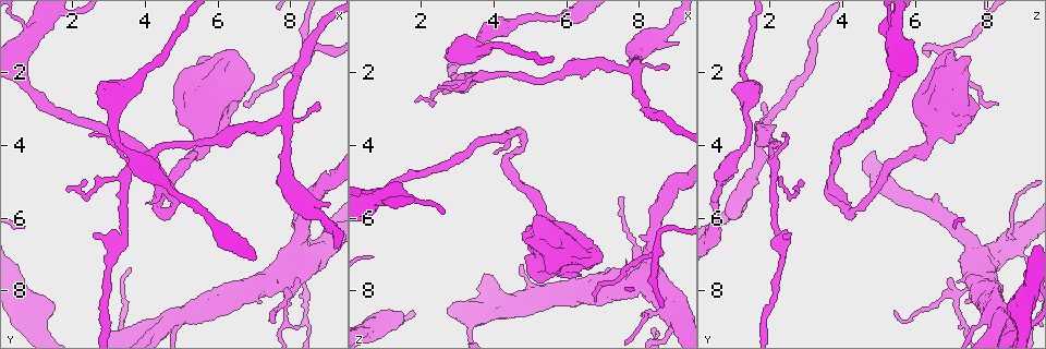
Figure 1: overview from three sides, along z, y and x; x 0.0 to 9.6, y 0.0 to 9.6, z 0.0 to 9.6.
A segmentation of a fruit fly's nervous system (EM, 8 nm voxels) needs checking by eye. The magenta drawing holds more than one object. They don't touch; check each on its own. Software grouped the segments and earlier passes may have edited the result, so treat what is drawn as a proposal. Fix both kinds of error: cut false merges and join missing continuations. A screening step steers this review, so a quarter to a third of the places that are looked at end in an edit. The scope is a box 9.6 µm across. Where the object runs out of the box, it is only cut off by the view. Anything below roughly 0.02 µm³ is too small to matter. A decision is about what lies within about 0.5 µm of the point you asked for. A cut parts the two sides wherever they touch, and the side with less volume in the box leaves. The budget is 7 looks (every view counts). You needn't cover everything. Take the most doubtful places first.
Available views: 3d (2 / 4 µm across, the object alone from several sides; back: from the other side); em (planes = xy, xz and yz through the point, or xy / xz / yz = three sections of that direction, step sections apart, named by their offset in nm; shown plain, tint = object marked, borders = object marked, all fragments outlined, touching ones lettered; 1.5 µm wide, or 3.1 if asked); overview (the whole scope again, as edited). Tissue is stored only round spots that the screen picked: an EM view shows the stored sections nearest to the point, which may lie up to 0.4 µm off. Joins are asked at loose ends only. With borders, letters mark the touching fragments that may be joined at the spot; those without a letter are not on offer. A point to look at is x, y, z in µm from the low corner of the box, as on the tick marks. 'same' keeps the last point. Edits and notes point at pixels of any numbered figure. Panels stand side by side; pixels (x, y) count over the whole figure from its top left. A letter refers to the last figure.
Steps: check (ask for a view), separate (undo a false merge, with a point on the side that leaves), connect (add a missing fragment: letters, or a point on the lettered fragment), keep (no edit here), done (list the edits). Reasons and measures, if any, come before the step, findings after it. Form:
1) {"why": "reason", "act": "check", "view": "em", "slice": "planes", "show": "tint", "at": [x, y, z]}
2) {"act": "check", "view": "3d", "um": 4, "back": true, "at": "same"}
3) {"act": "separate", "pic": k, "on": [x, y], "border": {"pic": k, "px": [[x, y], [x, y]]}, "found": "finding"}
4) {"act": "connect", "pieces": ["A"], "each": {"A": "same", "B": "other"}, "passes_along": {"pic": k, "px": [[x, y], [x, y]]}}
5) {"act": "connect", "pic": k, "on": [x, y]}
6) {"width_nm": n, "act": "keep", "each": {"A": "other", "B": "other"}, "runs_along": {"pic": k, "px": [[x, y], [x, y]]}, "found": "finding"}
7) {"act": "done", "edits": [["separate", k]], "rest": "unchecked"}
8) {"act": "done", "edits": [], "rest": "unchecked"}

{"why": "sharp bend", "act": "check", "view": "3d", "um": 2, "at": [4.30, 5.80, 4.25]}

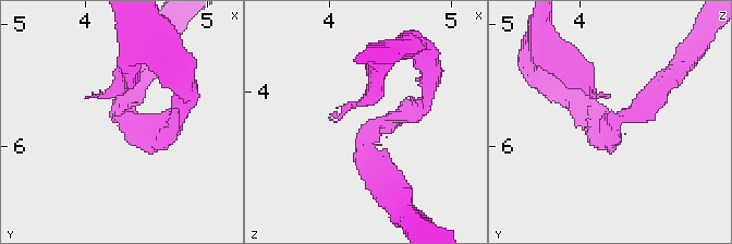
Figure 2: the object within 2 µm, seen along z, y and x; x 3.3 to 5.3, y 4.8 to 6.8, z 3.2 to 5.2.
{"arm_widths_nm": [190, 200], "why": "need the tissue", "act": "check", "view": "em", "slice": "planes", "show": "plain", "at": [4.34, 5.78, 4.30]}

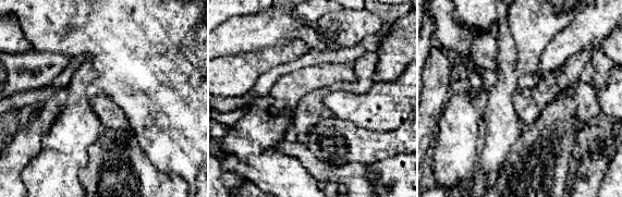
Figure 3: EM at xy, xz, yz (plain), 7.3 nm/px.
{"act": "check", "view": "em", "slice": "planes", "show": "borders", "at": "same"}

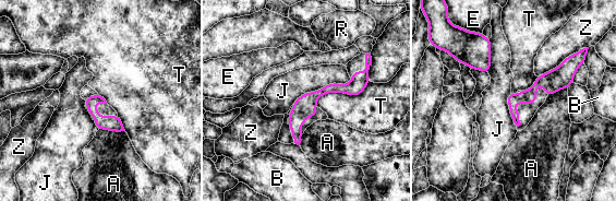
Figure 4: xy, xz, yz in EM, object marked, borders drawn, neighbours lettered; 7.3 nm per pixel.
{"act": "keep", "each": {"A": "other", "B": "other", "E": "other", "J": "other", "R": "other", "T": "other", "Z": "other"}, "found": "continuous, no second neuron"}

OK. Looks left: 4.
{"why": "calibre changes", "act": "check", "view": "em", "slice": "planes", "show": "tint", "at": [4.50, 5.10, 0.70]}

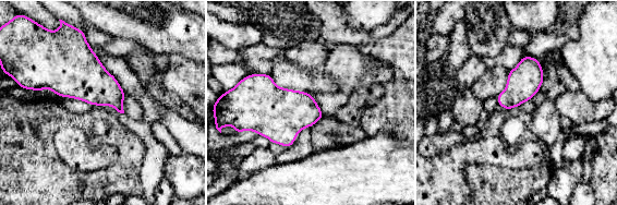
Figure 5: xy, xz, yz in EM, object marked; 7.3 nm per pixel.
{"act": "check", "view": "em", "slice": "planes", "show": "borders", "at": "same"}

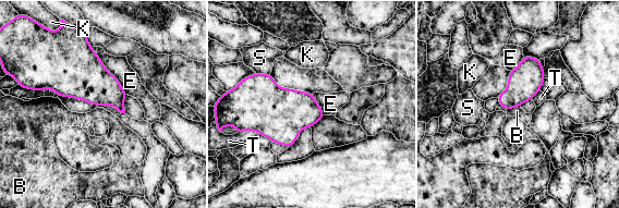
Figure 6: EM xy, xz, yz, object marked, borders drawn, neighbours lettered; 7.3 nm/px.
{"act": "keep", "each": {"B": "other", "E": "other", "K": "other", "S": "other", "T": "other"}, "border": {"pic": 6, "px": [[520, 106], [514, 106], [507, 110]]}, "found": "continuous, no second neuron"}

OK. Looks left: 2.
{"act": "done", "edits": [], "rest": "unchecked"}

